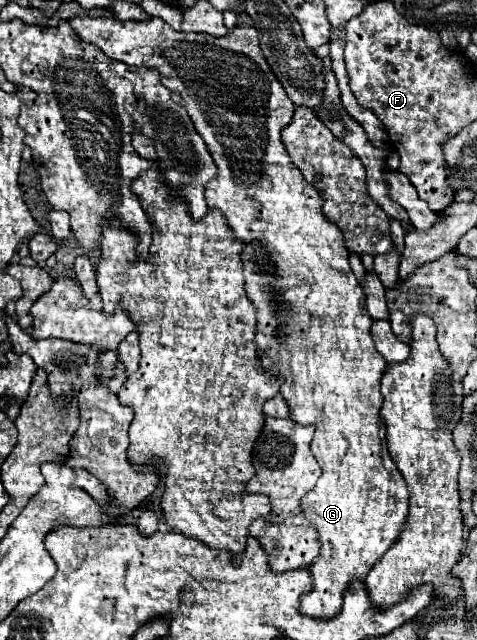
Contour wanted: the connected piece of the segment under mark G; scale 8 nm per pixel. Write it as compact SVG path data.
M78 16L78 18L70 18L68 20L72 30L88 44L96 44L108 58L112 60L120 60L132 66L146 66L146 68L156 68L162 76L162 84L166 88L172 90L172 100L186 106L196 130L200 132L200 136L204 138L216 166L218 166L218 176L210 182L210 186L206 186L206 202L210 210L220 210L228 222L228 226L232 228L232 234L238 236L238 240L244 244L242 248L242 264L244 264L244 278L246 278L246 296L250 296L250 302L256 308L256 316L258 316L258 326L256 326L256 352L258 358L262 362L262 368L266 372L274 372L280 374L284 378L282 386L280 386L280 394L284 396L288 408L290 408L290 420L298 422L300 426L314 426L316 434L314 440L310 444L314 458L318 460L320 468L322 468L322 476L316 482L314 490L310 490L304 498L302 498L302 508L304 508L304 518L318 530L318 540L320 540L320 554L318 558L312 562L310 576L312 576L312 584L314 588L306 594L300 596L302 604L300 604L300 614L304 616L314 616L314 618L334 618L340 614L342 610L342 598L344 592L348 590L352 580L364 580L366 574L370 572L370 568L382 558L382 554L400 538L404 526L406 526L406 518L408 518L408 486L400 474L400 470L396 468L396 464L392 462L390 454L388 454L388 446L386 446L386 422L380 416L380 408L382 408L382 394L380 394L380 380L384 376L386 370L386 360L378 354L374 340L370 336L370 326L372 326L372 318L366 312L366 304L364 304L364 290L362 286L356 282L350 264L348 264L348 250L344 246L344 238L342 232L338 230L338 226L330 220L326 220L322 216L322 198L318 194L318 190L308 184L302 174L298 172L298 168L292 166L292 160L280 140L280 130L282 126L290 124L292 114L294 114L294 104L290 102L290 98L286 96L286 92L282 90L282 84L278 82L278 78L274 78L274 72L270 70L262 50L260 50L260 42L258 42L258 30L254 30L254 26L246 26L246 24L236 24L234 32L228 32L224 38L214 38L210 34L188 34L188 32L176 32L170 26L166 26L166 22L162 22L160 18L150 18L146 22L118 22L114 18L90 18L90 16Z

